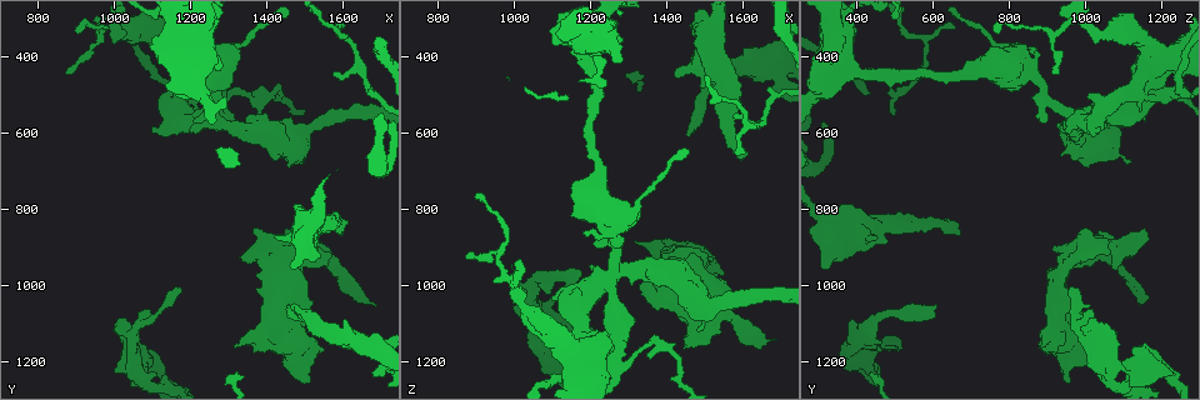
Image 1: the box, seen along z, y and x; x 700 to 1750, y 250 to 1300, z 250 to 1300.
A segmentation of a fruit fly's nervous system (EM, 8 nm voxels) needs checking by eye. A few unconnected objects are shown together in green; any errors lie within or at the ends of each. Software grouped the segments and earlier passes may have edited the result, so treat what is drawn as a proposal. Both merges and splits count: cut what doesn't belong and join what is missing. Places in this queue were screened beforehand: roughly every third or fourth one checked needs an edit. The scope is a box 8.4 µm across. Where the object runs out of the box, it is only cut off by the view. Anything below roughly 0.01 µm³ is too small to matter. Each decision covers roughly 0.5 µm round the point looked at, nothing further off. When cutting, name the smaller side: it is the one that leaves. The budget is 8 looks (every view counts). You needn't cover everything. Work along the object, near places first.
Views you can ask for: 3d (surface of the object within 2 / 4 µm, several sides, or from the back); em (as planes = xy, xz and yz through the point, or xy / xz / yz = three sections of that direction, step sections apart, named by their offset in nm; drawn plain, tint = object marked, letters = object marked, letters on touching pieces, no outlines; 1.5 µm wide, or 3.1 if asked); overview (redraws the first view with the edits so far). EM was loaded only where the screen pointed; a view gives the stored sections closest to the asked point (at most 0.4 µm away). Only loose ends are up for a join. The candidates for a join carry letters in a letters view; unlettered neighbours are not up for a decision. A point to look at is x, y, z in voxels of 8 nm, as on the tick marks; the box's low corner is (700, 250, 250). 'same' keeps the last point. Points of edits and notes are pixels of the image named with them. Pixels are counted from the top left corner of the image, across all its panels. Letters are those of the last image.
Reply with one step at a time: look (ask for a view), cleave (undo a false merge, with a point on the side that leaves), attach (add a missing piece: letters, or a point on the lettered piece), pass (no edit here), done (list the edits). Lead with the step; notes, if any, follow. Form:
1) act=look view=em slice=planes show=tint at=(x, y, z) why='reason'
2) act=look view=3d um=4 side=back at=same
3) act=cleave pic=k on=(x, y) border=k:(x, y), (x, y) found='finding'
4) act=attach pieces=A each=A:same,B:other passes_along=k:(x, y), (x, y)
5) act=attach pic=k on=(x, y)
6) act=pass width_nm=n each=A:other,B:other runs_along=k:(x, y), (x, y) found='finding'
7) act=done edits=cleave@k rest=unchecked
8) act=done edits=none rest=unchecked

act=look view=em slice=xz step=8 show=letters at=(1685, 1055, 1135) why='tapers out'

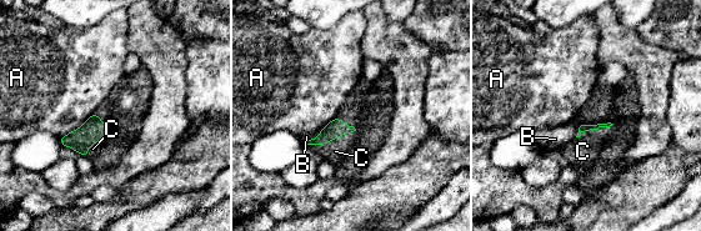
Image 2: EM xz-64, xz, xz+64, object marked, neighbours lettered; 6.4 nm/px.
act=look view=em slice=planes show=letters at=same

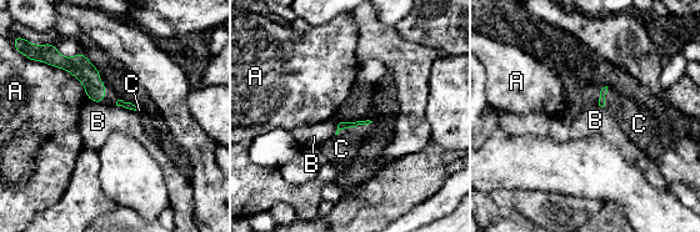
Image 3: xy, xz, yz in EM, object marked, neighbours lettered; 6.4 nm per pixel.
act=attach pieces=C each=A:other,B:other,C:same passes_along=3:(343, 125), (353, 126), (341, 149) found='the neuron continues'

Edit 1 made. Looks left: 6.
act=look view=em slice=yz step=8 show=tint at=(1600, 870, 660) why='thin end'

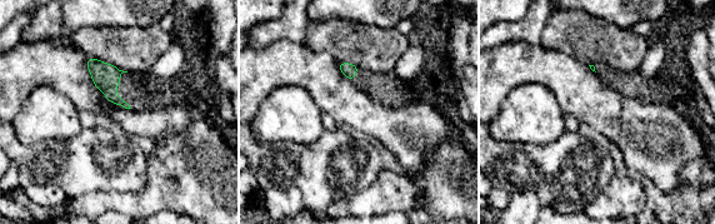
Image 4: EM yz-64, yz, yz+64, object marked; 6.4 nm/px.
act=look view=em slice=planes show=letters at=same

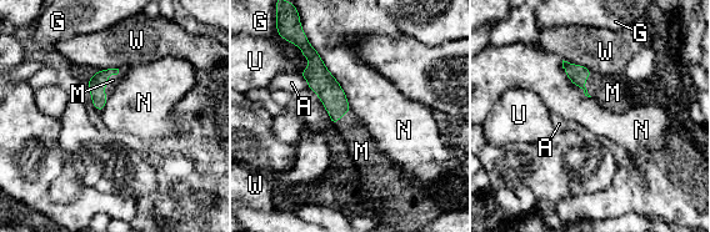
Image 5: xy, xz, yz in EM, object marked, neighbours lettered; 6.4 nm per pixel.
act=attach pieces=M longest_contact=N:500nm each=A:other,G:other,M:same,N:other,U:other,W:other found='it goes on there'

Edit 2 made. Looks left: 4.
act=look view=overview why='redraw'

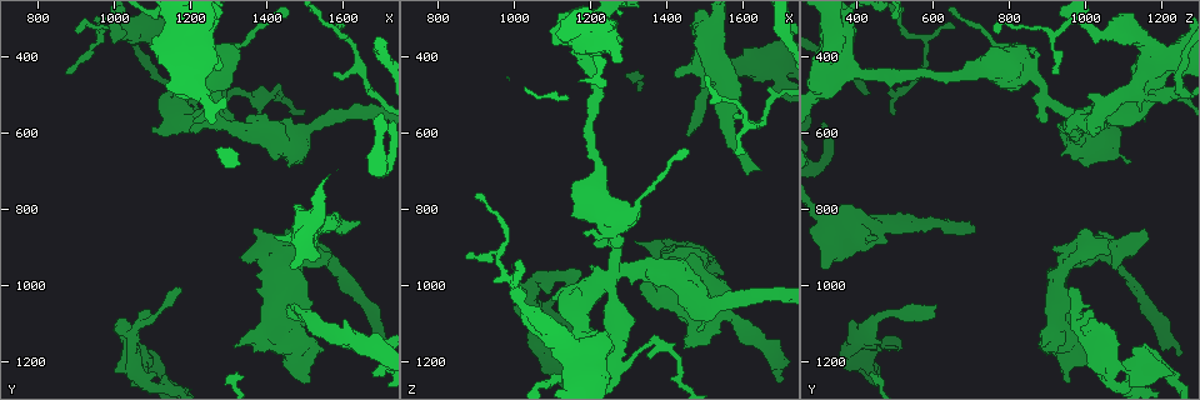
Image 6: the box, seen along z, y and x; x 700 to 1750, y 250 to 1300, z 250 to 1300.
act=look view=em slice=xy step=4 show=tint at=(1455, 1050, 600) why='branch stops here'

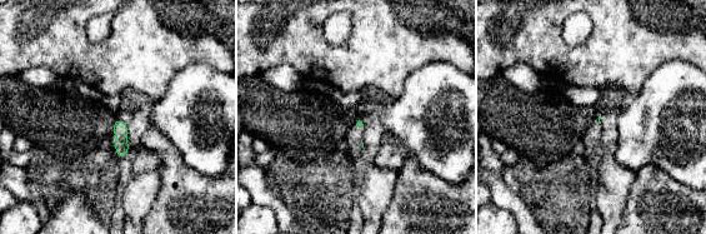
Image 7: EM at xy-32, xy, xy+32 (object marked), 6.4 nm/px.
act=look view=em slice=planes show=letters at=same why='another direction'

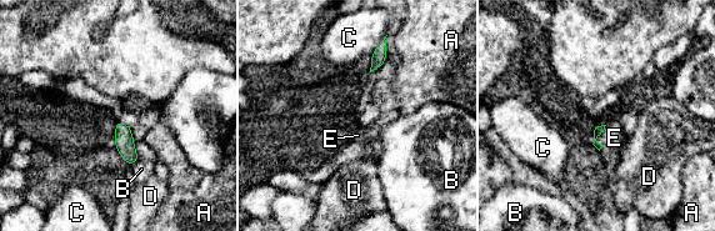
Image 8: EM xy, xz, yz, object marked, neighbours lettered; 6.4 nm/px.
act=attach pieces=E each=A:other,B:other,C:other,D:other,E:same passes_along=8:(598, 130), (598, 136), (614, 137) found='it goes on there'

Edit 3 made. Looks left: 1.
act=done edits=attach@3,attach@5,attach@8 rest=unchecked

